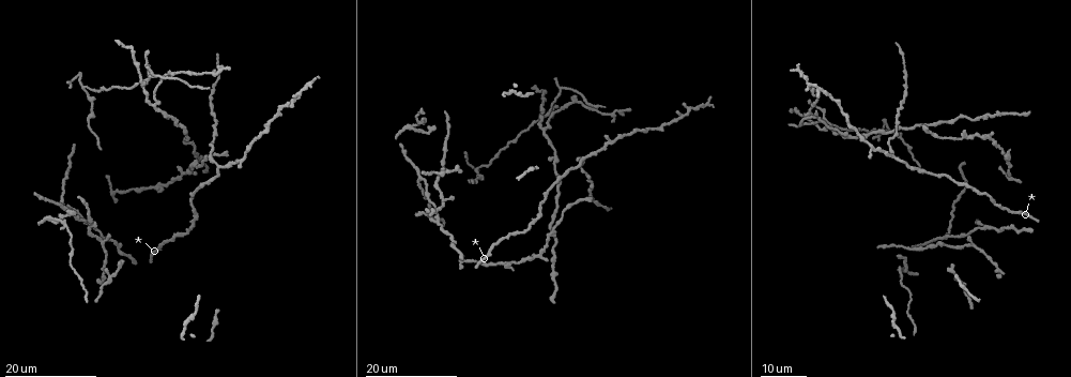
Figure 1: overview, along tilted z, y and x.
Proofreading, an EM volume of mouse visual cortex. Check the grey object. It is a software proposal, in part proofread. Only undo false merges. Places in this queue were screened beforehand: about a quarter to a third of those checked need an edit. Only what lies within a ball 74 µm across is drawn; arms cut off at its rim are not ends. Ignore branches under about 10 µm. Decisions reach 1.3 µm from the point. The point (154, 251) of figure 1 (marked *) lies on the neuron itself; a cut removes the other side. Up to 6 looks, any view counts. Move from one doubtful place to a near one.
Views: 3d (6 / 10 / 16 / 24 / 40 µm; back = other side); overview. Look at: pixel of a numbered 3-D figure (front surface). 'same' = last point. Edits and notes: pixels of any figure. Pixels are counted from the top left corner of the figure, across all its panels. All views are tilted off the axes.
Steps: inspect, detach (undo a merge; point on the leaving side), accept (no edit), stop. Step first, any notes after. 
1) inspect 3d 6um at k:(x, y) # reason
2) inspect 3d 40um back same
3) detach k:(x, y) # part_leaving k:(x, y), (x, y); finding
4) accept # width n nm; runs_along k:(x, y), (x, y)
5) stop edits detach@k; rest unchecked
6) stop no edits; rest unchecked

inspect 3d 16um at 1:(543, 130) # arms part here

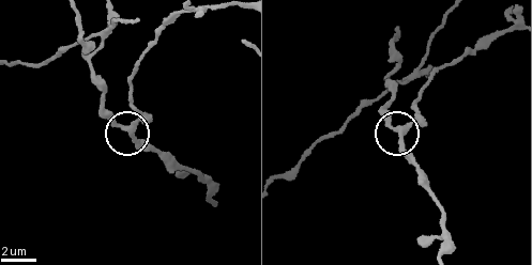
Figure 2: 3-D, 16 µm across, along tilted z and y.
inspect 3d 6um at 2:(130, 129)

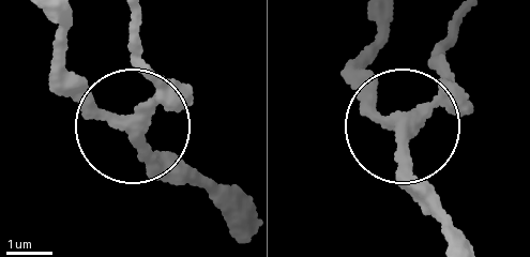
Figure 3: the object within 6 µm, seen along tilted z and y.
accept # width 260 nm; one neuron here

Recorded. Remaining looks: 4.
inspect 3d 16um at 1:(183, 131)

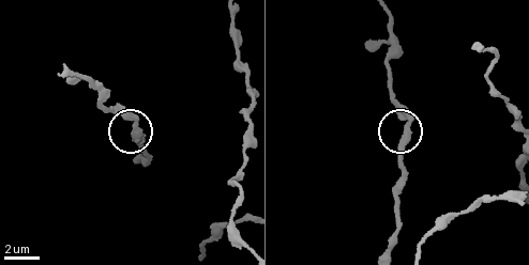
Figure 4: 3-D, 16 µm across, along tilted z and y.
inspect 3d 10um at 4:(407, 131)

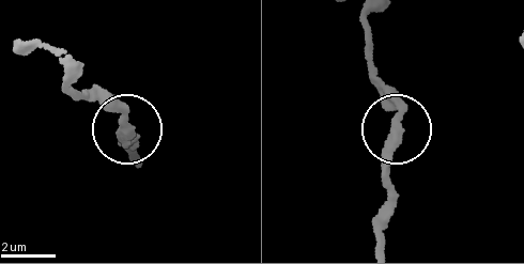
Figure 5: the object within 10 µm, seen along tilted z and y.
inspect 3d 10um back at 5:(394, 132)

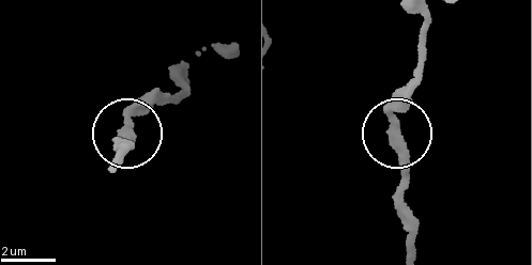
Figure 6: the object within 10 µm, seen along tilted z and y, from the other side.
accept # continuous, no second neuron

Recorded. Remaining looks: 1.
stop no edits; rest unchecked

